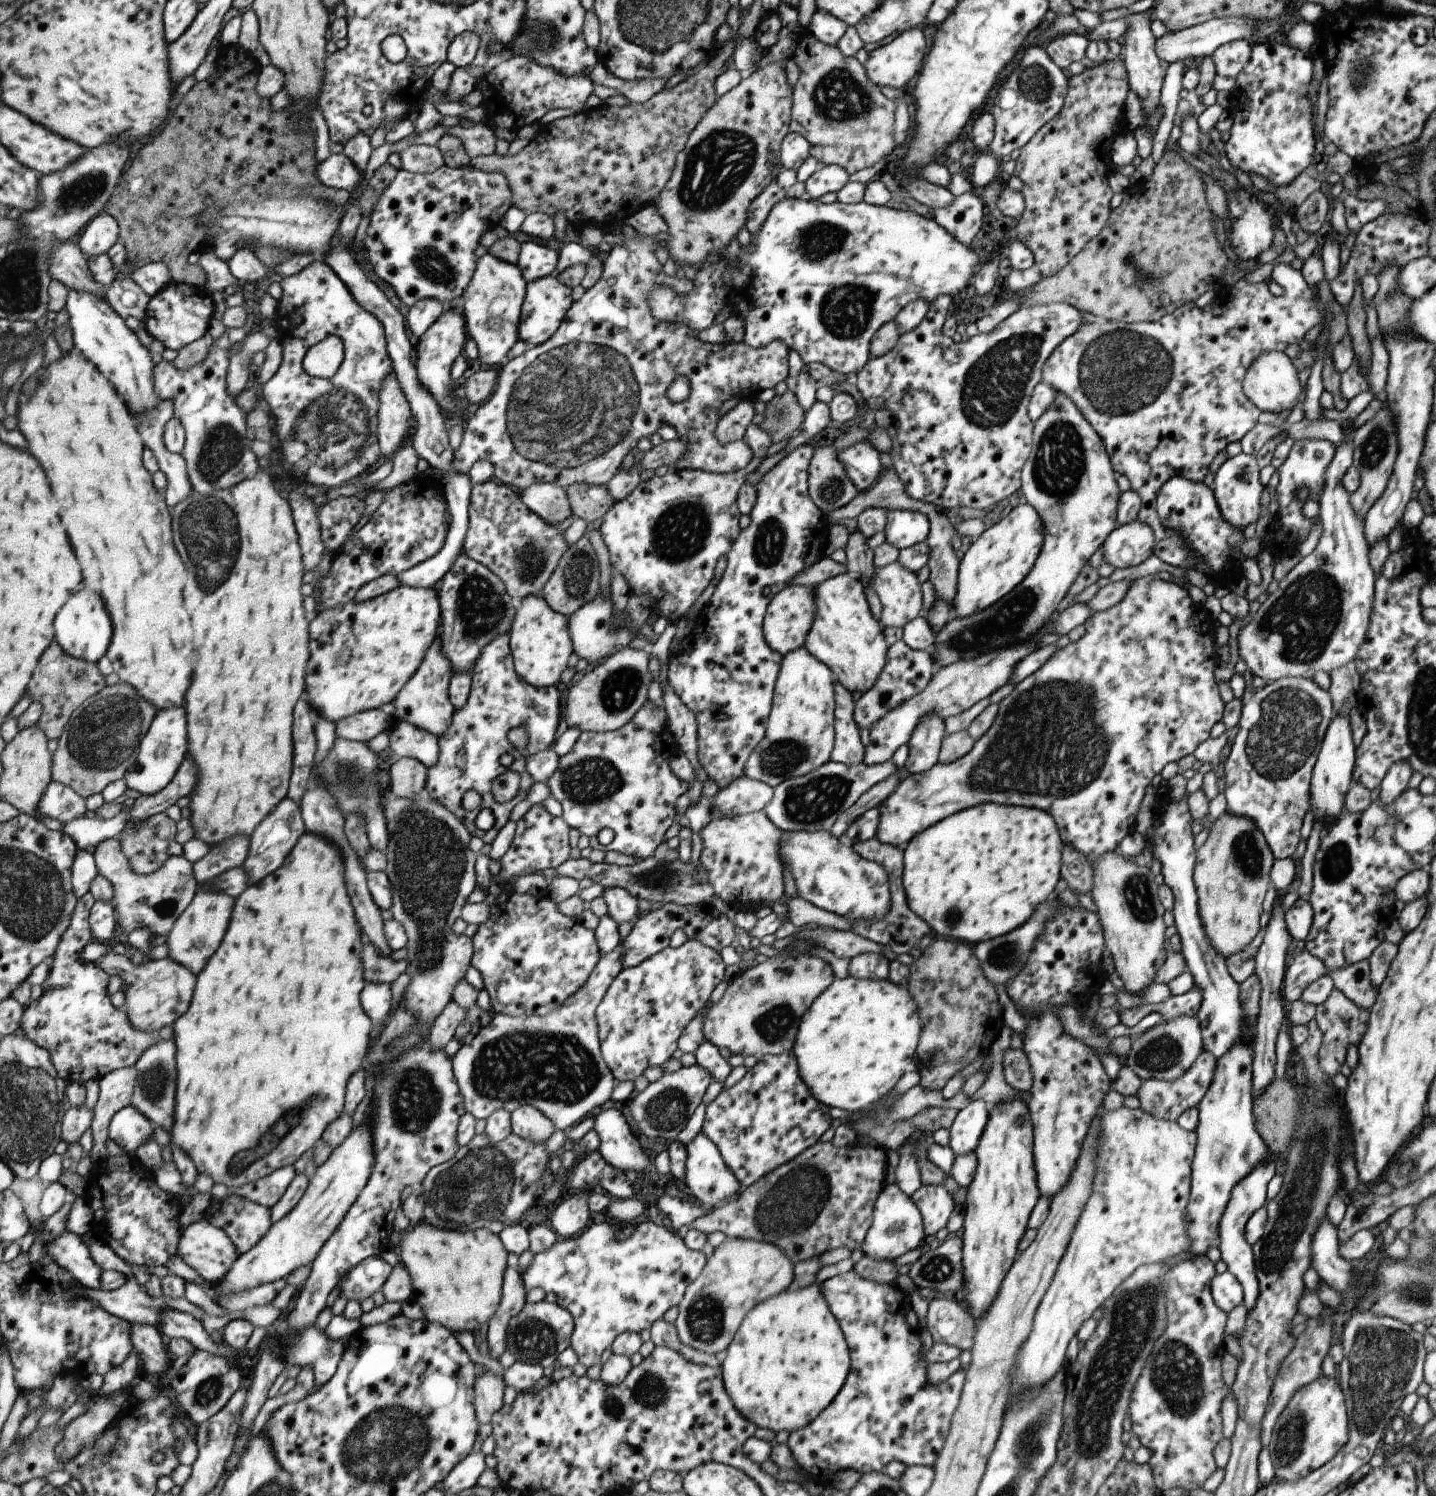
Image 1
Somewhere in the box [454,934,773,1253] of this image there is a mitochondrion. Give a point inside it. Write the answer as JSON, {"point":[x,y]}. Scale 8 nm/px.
{"point":[552,1067]}

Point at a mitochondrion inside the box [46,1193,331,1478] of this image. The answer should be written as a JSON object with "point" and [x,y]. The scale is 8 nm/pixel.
{"point":[210,1389]}

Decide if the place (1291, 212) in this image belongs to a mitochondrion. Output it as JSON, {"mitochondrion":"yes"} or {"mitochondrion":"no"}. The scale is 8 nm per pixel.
{"mitochondrion":"no"}

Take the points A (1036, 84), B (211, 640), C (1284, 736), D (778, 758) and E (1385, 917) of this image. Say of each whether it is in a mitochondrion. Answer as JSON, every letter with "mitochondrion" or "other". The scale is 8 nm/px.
{"A":"mitochondrion","B":"other","C":"mitochondrion","D":"mitochondrion","E":"other"}

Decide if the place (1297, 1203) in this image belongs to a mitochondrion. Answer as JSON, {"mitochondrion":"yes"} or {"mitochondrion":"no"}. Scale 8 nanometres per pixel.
{"mitochondrion":"yes"}

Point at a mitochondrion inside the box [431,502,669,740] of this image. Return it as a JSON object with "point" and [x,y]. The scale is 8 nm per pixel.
{"point":[480,610]}

